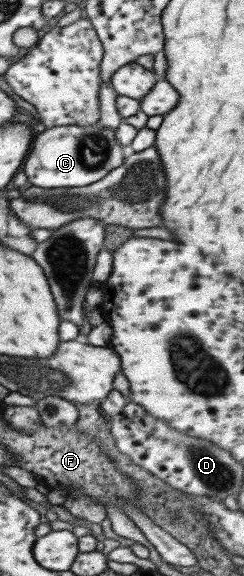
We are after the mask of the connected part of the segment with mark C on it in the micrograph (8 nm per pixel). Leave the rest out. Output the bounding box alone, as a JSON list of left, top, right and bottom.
[22,122,128,188]

